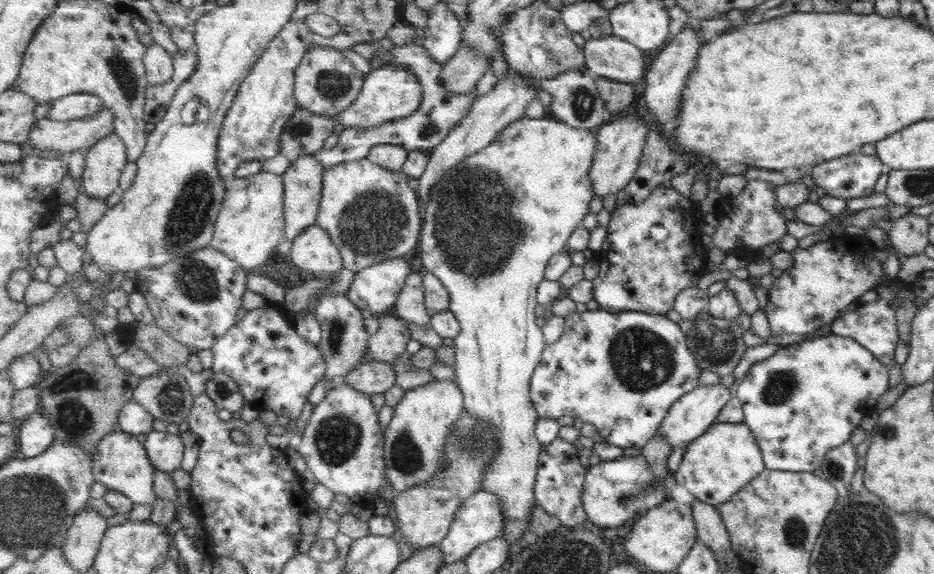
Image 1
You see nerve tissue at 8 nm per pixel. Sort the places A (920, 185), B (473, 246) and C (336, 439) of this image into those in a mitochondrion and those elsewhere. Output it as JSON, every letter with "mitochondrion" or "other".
{"A":"mitochondrion","B":"mitochondrion","C":"mitochondrion"}

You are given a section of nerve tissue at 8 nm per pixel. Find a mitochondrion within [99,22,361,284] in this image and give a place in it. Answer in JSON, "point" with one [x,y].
{"point":[189,219]}

